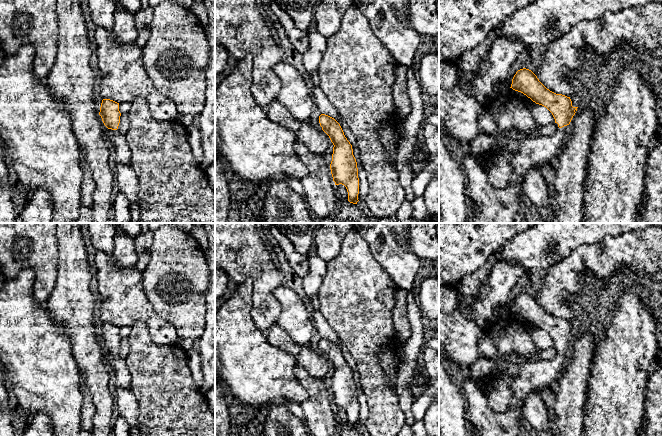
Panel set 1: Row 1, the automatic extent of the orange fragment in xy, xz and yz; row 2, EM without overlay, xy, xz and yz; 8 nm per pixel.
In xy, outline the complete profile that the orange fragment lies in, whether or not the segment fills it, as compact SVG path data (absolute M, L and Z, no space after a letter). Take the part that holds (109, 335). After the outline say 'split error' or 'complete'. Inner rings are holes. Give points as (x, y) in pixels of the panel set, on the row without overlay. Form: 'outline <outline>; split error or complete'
outline M103 323L100 331L99 339L104 349L109 353L110 363L113 367L113 375L115 383L119 388L130 388L131 375L125 363L125 360L117 355L121 337L119 335L119 327Z; split error

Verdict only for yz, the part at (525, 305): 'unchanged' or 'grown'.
grown

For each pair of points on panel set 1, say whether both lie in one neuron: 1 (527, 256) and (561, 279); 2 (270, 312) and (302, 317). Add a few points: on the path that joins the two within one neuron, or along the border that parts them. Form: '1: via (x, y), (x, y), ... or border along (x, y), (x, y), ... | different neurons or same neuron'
1: border along (567, 256), (554, 263), (547, 270) | different neurons
2: border along (273, 290), (272, 294), (280, 305), (276, 323) | different neurons

